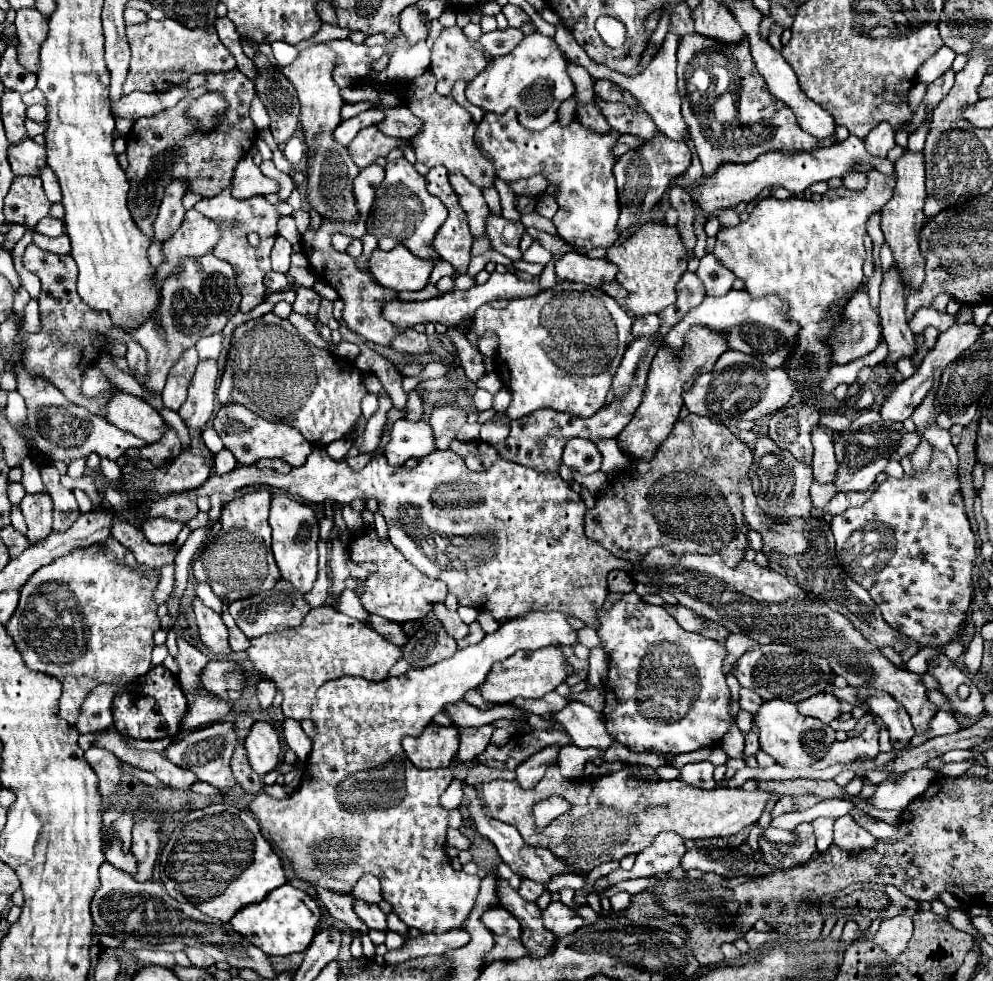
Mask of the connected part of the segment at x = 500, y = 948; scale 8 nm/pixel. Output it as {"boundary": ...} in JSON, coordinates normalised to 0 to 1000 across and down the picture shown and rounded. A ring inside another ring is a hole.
{"boundary":[[[499,954],[497,956],[497,966],[489,972],[489,983],[499,981],[499,979],[520,979],[520,977],[526,977],[530,972],[532,970],[526,968],[526,958]]]}

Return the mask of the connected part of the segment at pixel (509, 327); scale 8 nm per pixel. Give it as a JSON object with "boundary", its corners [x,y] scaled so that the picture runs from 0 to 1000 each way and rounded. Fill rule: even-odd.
{"boundary":[[[568,287],[539,302],[516,306],[510,314],[483,312],[473,328],[473,338],[479,338],[481,343],[497,338],[502,343],[497,379],[516,400],[516,412],[508,420],[514,428],[526,426],[544,416],[556,416],[576,424],[596,424],[610,410],[618,377],[632,353],[632,340],[636,343],[636,328],[638,326],[630,320],[630,316],[600,292]],[[551,308],[552,318],[548,318],[546,328],[546,314]]]}

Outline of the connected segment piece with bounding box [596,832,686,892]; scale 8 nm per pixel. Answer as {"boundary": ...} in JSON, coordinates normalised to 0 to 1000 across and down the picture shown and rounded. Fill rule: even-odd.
{"boundary":[[[667,848],[659,858],[640,873],[640,881],[634,888],[622,885],[602,898],[600,908],[604,909],[613,903],[629,897],[641,896],[645,893],[661,893],[675,889],[679,883],[685,881],[687,871],[691,869],[689,856],[679,848]]]}

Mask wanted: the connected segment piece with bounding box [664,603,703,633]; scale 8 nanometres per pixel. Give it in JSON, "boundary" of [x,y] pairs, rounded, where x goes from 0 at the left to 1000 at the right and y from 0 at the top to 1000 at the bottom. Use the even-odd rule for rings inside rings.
{"boundary":[[[670,615],[669,620],[683,633],[689,642],[702,645],[706,643],[708,634],[699,623],[687,617],[682,619],[674,615]]]}

